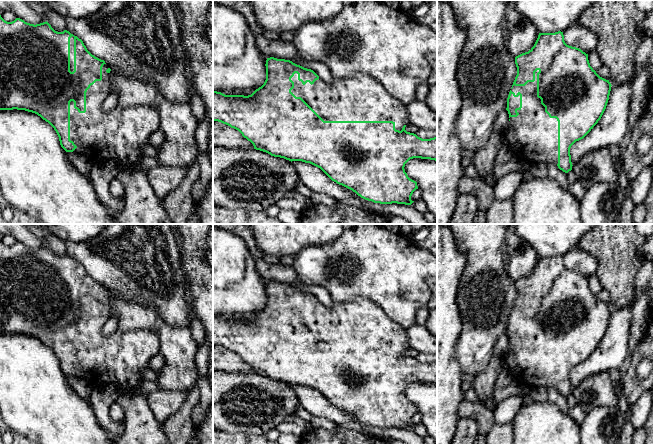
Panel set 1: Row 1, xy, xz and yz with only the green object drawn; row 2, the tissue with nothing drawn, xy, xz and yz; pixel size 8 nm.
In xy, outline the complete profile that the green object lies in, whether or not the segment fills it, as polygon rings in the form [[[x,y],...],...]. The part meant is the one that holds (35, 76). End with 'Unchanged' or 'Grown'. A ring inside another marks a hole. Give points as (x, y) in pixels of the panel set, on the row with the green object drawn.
[[[0,15],[0,110],[17,109],[37,114],[54,128],[59,137],[60,145],[66,152],[75,152],[84,155],[95,164],[112,162],[122,169],[133,168],[139,170],[140,159],[144,156],[141,152],[141,147],[145,144],[149,144],[150,135],[159,129],[160,117],[158,111],[151,106],[116,107],[111,111],[103,111],[102,104],[111,92],[110,71],[111,69],[104,60],[92,55],[87,50],[83,41],[69,31],[64,30],[63,32],[57,32],[47,21],[34,25],[20,18],[16,18],[12,22],[7,22]]]. Grown

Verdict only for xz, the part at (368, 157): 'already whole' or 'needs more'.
needs more

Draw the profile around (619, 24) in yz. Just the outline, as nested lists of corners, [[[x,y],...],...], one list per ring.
[[[594,0],[583,11],[578,24],[598,35],[597,52],[609,69],[611,85],[627,83],[636,71],[635,55],[645,37],[646,14],[637,8],[635,0]]]

